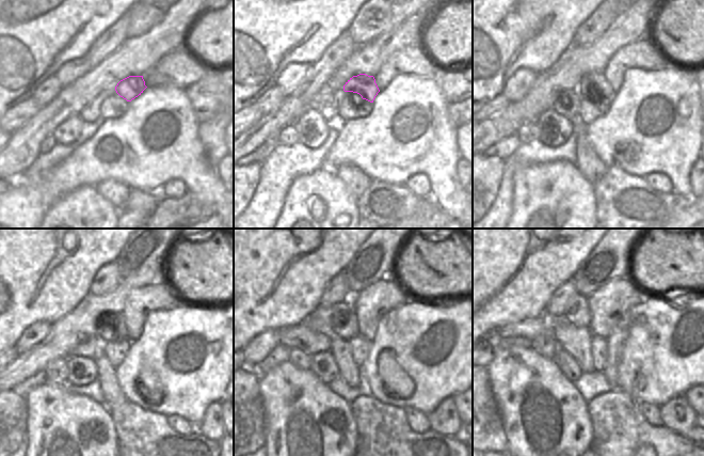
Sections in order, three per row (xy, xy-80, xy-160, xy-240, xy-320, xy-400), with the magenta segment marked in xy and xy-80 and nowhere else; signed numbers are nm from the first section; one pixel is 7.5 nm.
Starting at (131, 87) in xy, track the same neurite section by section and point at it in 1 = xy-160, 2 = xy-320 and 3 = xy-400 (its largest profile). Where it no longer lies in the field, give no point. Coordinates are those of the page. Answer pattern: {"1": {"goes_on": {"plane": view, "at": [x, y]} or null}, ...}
{"1": {"goes_on": {"plane": "xy-160", "at": [594, 82]}}, "2": {"goes_on": {"plane": "xy-320", "at": [344, 323]}}, "3": {"goes_on": {"plane": "xy-400", "at": [577, 313]}}}

